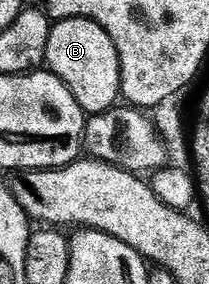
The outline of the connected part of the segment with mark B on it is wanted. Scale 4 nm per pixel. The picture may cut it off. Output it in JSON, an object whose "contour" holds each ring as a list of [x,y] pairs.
{"contour":[[[73,17],[51,24],[45,68],[54,73],[72,91],[87,115],[104,114],[119,104],[122,91],[120,59],[112,35],[88,19]]]}

